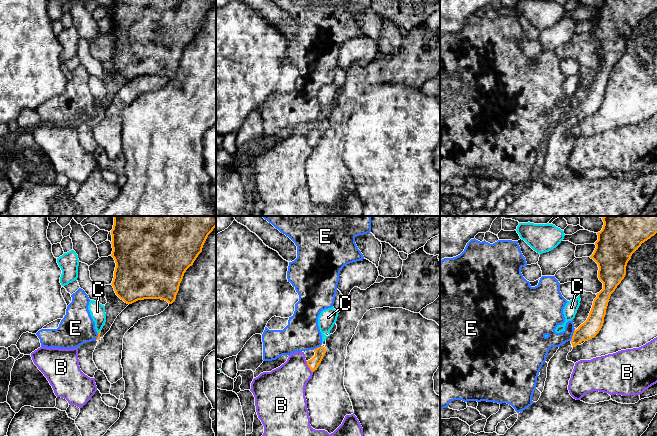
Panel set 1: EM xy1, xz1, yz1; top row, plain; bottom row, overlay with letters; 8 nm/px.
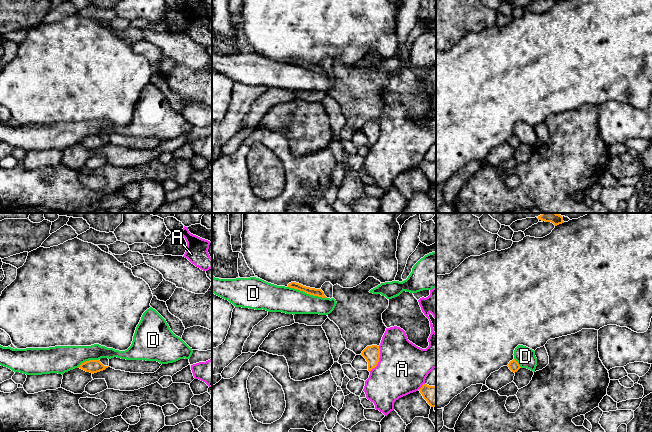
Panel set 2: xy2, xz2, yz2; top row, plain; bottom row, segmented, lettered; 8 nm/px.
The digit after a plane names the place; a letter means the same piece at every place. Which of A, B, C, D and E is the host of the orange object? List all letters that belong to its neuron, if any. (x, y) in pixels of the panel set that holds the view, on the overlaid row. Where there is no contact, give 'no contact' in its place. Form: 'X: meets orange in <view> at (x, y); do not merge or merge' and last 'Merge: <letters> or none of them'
A: meets orange in xz2 at (378, 359); do not merge
B: meets orange in xz1 at (309, 367); do not merge
C: meets orange in xy1 at (99, 332); do not merge
D: meets orange in xz2 at (307, 293); do not merge
E: meets orange in yz1 at (573, 335); do not merge
Merge: none of them

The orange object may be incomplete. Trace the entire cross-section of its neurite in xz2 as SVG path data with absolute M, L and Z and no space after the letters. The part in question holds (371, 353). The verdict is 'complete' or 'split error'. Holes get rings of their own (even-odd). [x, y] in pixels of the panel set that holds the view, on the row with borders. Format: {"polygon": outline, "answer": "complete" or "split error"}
{"polygon": "M377 345L367 346L361 353L361 355L368 362L368 371L375 368L380 358L380 348Z", "answer": "complete"}

